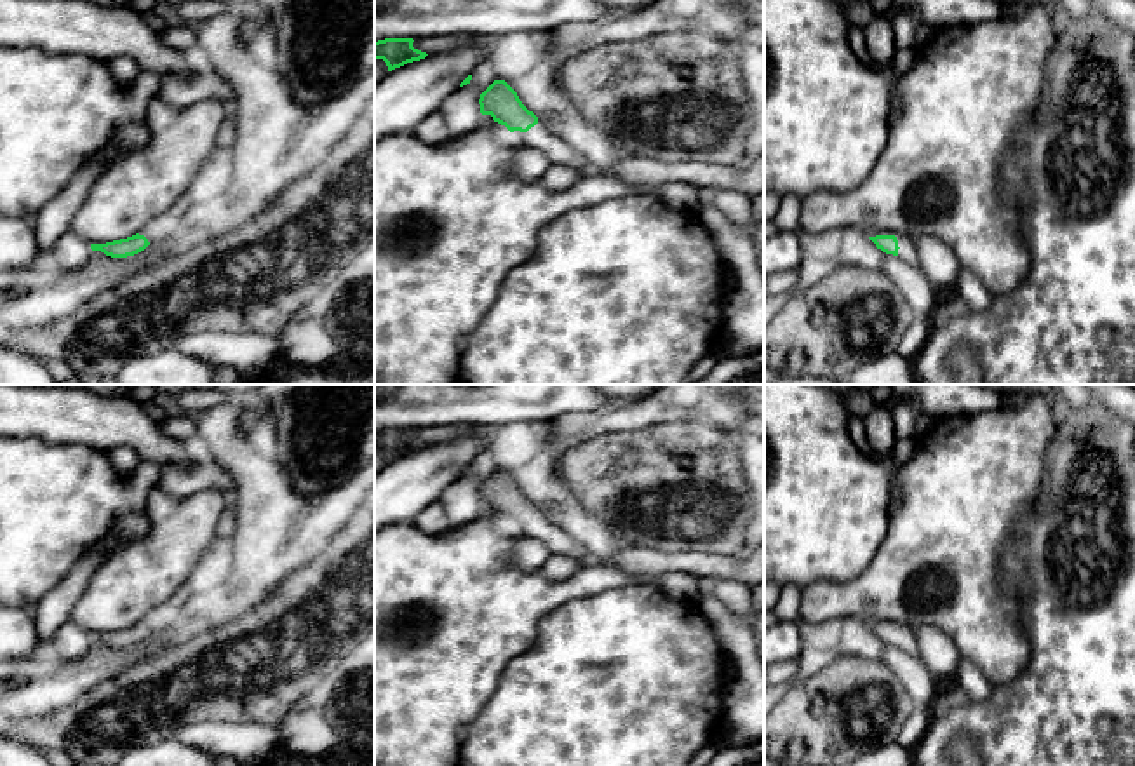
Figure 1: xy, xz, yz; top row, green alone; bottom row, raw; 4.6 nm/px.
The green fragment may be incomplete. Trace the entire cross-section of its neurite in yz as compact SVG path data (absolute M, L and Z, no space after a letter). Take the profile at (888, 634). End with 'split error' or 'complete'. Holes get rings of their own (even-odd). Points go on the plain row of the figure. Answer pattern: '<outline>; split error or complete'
M881 622L879 625L869 628L883 642L919 656L919 644L912 627L897 622Z; split error

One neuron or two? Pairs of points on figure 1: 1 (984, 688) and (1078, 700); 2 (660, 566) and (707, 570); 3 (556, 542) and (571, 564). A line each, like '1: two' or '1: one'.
1: two
2: one
3: two

